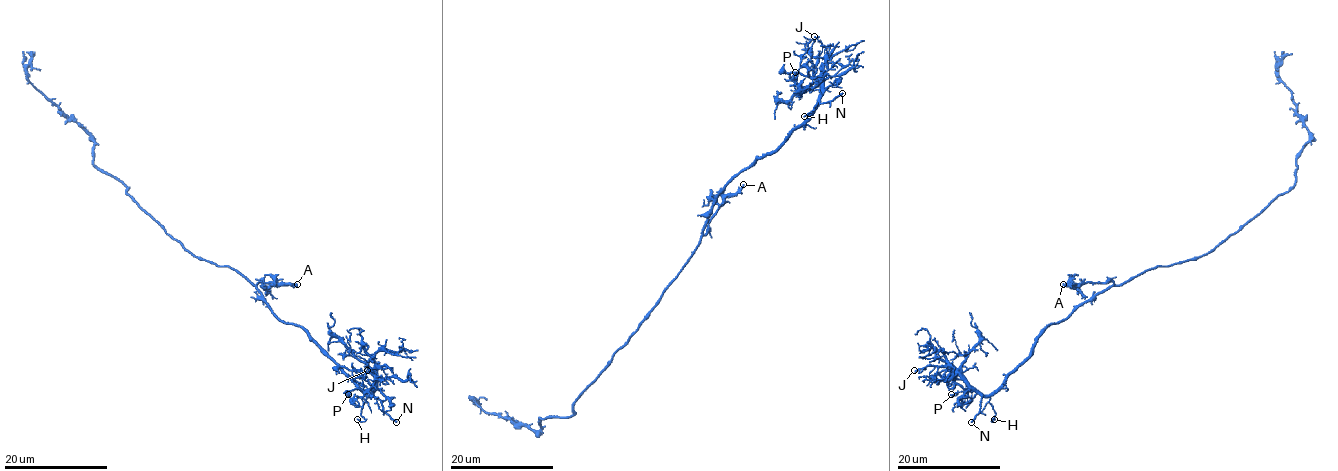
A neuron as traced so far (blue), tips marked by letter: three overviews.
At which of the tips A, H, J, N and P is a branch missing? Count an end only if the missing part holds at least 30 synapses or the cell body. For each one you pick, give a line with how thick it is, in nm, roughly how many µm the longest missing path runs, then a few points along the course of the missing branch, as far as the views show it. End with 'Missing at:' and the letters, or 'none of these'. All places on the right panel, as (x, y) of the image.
N: Thickness 200 nm. Missing length about 40 µm. Course of what is missing: (971, 422), (958, 440), (953, 440), (957, 449), (935, 450), (922, 440), (898, 440)
Missing at: N

